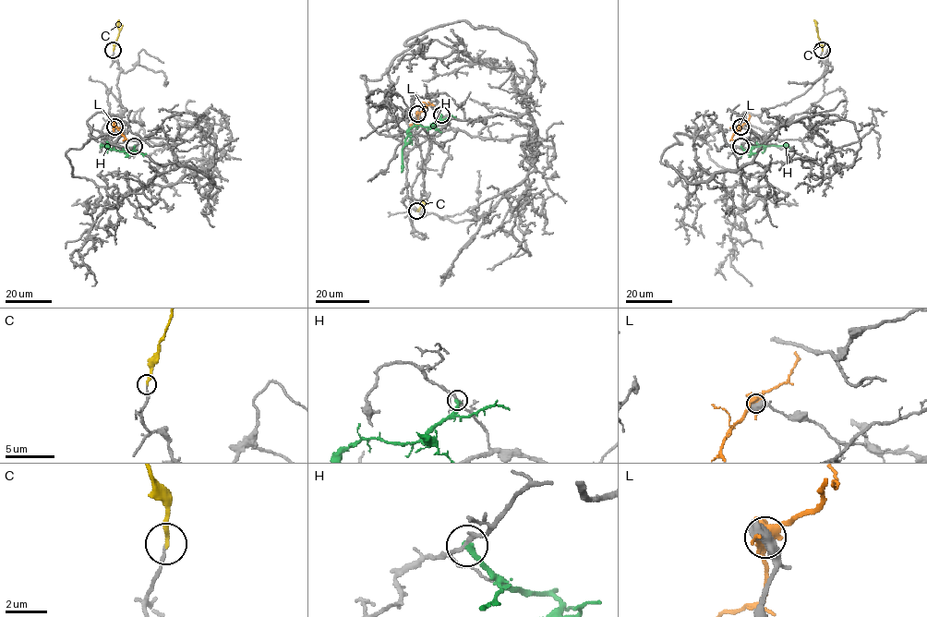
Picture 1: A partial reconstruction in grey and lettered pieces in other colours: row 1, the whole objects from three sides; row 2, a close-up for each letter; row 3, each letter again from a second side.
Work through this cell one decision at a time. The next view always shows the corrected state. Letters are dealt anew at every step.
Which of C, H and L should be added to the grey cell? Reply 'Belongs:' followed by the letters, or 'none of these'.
Belongs: C

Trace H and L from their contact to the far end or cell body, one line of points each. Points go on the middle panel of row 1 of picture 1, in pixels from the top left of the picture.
H: (440, 114), (430, 126), (415, 125), (407, 132), (402, 150), (401, 172)
L: (417, 114), (430, 104), (427, 102)

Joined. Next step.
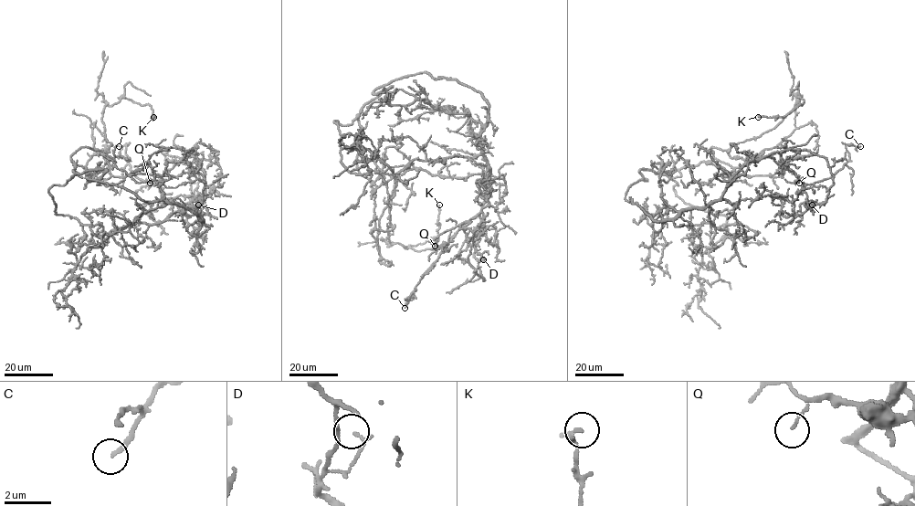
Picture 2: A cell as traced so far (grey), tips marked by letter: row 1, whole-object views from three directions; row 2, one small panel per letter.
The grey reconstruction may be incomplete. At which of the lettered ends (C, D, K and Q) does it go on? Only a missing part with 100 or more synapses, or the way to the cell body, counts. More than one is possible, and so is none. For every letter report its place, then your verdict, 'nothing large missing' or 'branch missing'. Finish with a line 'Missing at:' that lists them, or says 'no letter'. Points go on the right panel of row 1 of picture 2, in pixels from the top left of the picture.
C: place (860, 146); nothing large missing
D: place (812, 205); nothing large missing
K: place (758, 117); nothing large missing
Q: place (799, 183); nothing large missing
Missing at: no letter

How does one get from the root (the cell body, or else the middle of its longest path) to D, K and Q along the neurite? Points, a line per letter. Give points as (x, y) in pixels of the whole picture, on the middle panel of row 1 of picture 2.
D: (426, 73), (472, 87), (488, 104), (480, 153), (489, 185), (474, 241), (483, 259)
K: (426, 73), (373, 91), (391, 87), (362, 108), (356, 161), (396, 181), (392, 243), (433, 248), (439, 205)
Q: (426, 73), (472, 87), (488, 104), (488, 121), (480, 132), (489, 182), (485, 203), (447, 245), (435, 246)

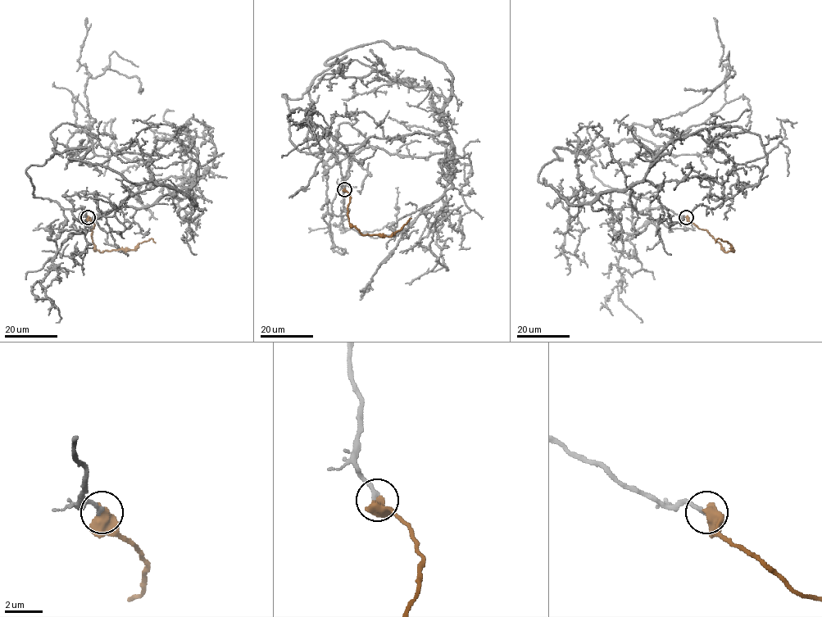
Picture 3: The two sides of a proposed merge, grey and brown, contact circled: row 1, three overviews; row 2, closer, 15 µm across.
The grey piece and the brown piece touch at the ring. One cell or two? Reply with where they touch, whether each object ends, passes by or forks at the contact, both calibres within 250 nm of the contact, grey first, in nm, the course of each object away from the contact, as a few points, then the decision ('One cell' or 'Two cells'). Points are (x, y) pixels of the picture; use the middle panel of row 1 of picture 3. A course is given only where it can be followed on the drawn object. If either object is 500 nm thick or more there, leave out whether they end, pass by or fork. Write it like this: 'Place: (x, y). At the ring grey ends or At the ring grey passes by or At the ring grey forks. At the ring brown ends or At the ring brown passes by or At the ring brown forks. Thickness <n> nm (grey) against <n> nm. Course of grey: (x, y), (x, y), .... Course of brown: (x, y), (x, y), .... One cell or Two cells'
Place: (344, 189). Thickness 240 nm (grey) against 650 nm. Course of grey: (343, 189), (333, 152), (290, 139), (282, 95), (376, 42), (440, 61), (453, 156), (352, 153), (341, 250). Course of brown: (344, 189), (350, 197), (347, 208), (349, 222), (363, 235), (390, 237), (411, 218). One cell

